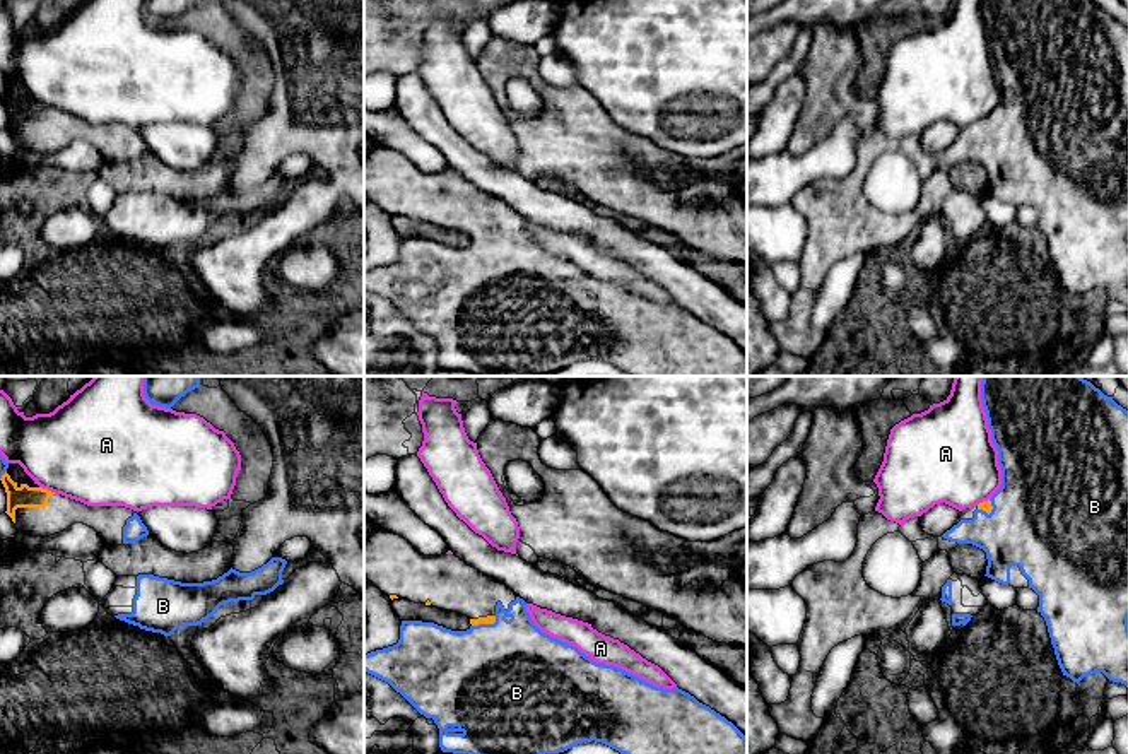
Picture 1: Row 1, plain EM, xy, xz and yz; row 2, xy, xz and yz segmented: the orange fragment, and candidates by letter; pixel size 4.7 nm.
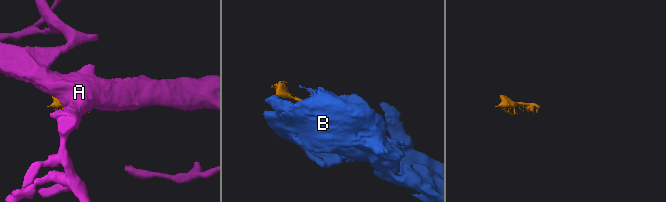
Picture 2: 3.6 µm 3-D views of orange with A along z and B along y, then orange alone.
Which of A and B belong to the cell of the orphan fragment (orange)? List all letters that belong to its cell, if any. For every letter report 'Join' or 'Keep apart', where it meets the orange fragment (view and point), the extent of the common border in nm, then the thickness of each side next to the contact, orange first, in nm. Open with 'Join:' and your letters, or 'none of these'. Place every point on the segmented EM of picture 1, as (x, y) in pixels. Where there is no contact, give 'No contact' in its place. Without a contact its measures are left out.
Join: B
A: Keep apart. Touches orange at xy (46, 489). Shared border 90 nm. Thickness 110 nm (orange) against 460 nm
B: Join. Touches orange at xz (486, 623). Shared border 130 nm. Thickness 50 nm (orange) against 500 nm

